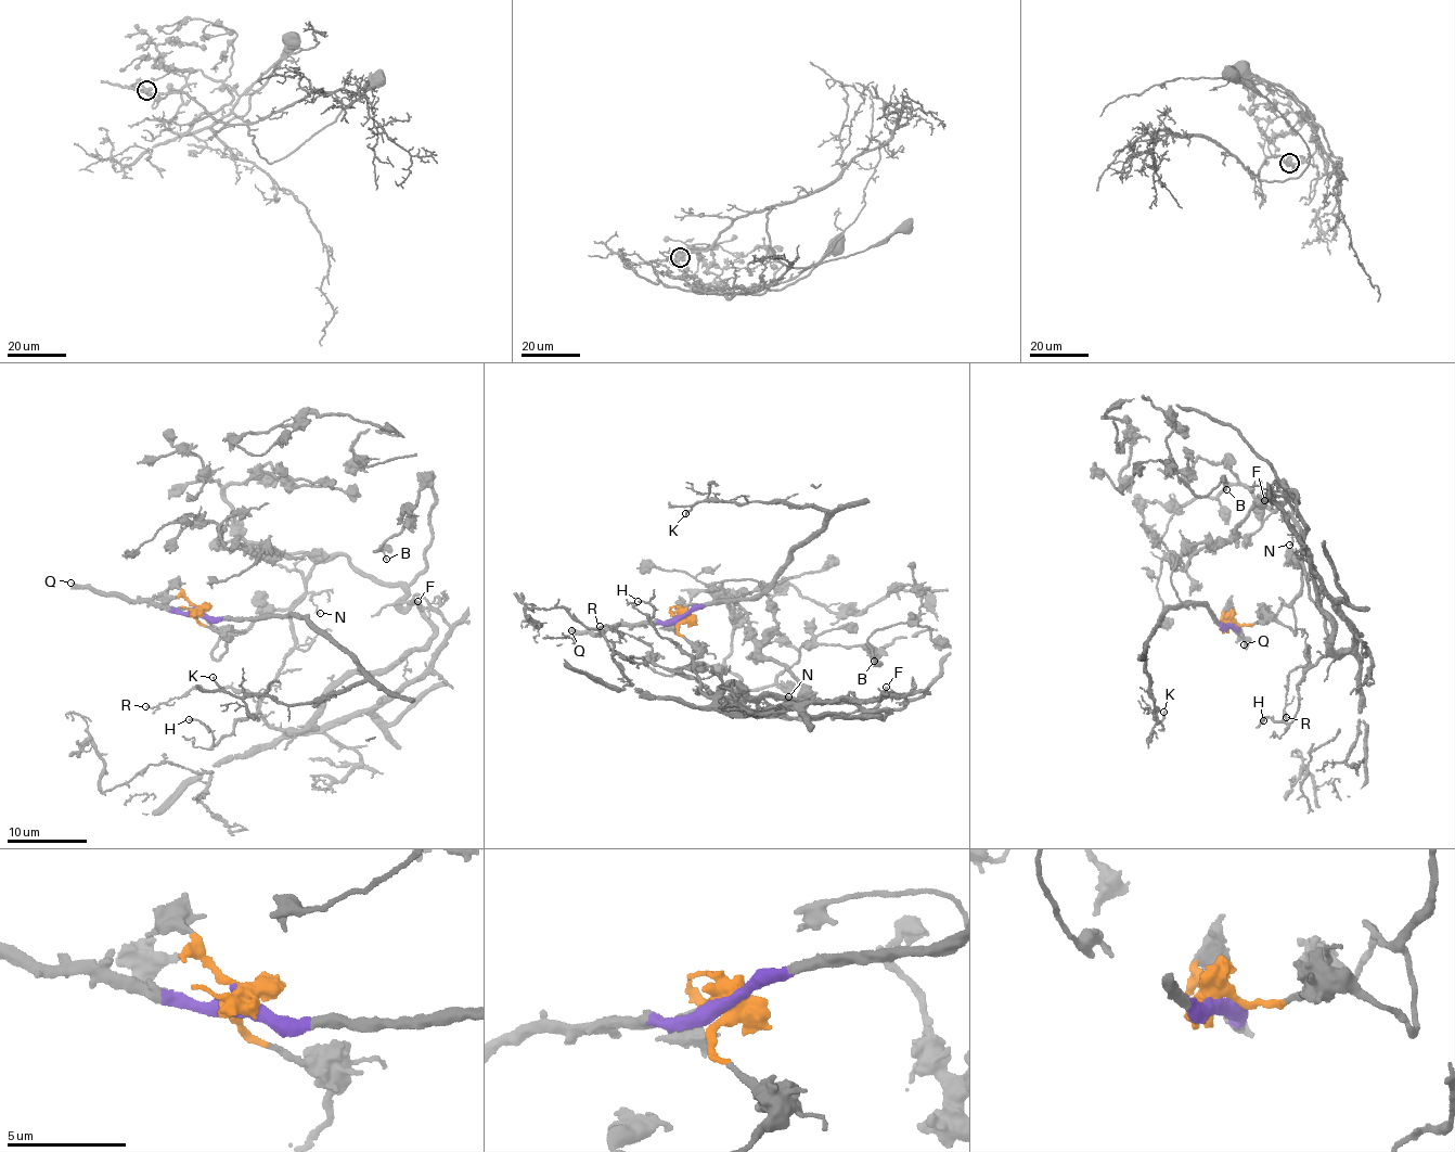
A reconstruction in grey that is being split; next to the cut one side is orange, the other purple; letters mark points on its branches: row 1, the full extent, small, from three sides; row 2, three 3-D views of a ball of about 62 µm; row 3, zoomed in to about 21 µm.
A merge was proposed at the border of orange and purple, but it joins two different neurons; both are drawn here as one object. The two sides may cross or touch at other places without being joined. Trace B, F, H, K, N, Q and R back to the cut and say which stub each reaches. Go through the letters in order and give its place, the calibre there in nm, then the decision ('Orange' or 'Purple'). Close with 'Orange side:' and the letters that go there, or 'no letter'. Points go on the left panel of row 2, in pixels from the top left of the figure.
B: Place: (386, 559). Thickness 160 nm. Orange
F: Place: (417, 601). Thickness 130 nm. Orange
H: Place: (189, 719). Thickness 170 nm. Orange
K: Place: (213, 677). Thickness 160 nm. Purple
N: Place: (320, 613). Thickness 130 nm. Orange
Q: Place: (71, 583). Thickness 380 nm. Purple
R: Place: (145, 706). Thickness 180 nm. Orange
Orange side: B, F, H, N, R

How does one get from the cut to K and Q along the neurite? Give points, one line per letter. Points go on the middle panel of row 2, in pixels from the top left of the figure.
K: (682, 615), (762, 596), (792, 551), (827, 522), (828, 514), (810, 507), (699, 502), (685, 513)
Q: (682, 615), (593, 632), (571, 630)

